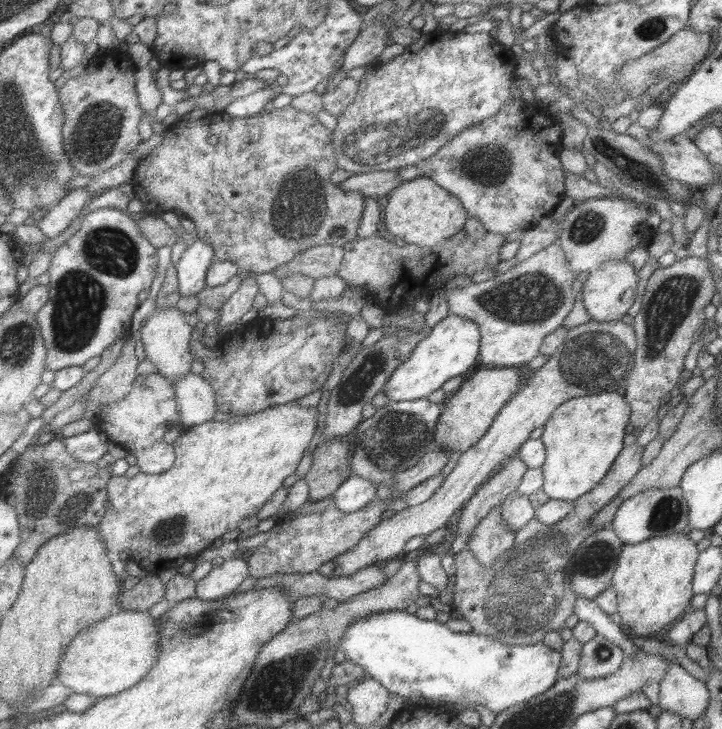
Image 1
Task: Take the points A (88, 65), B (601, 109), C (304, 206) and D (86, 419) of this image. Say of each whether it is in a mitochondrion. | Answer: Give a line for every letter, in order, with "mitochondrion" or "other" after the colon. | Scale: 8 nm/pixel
A: other
B: other
C: mitochondrion
D: other

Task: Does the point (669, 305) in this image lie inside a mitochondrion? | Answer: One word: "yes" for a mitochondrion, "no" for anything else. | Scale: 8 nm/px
yes

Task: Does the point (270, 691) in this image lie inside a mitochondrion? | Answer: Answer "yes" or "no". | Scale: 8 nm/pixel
yes

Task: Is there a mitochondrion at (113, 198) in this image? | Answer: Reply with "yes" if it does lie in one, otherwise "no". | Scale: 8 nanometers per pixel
no

